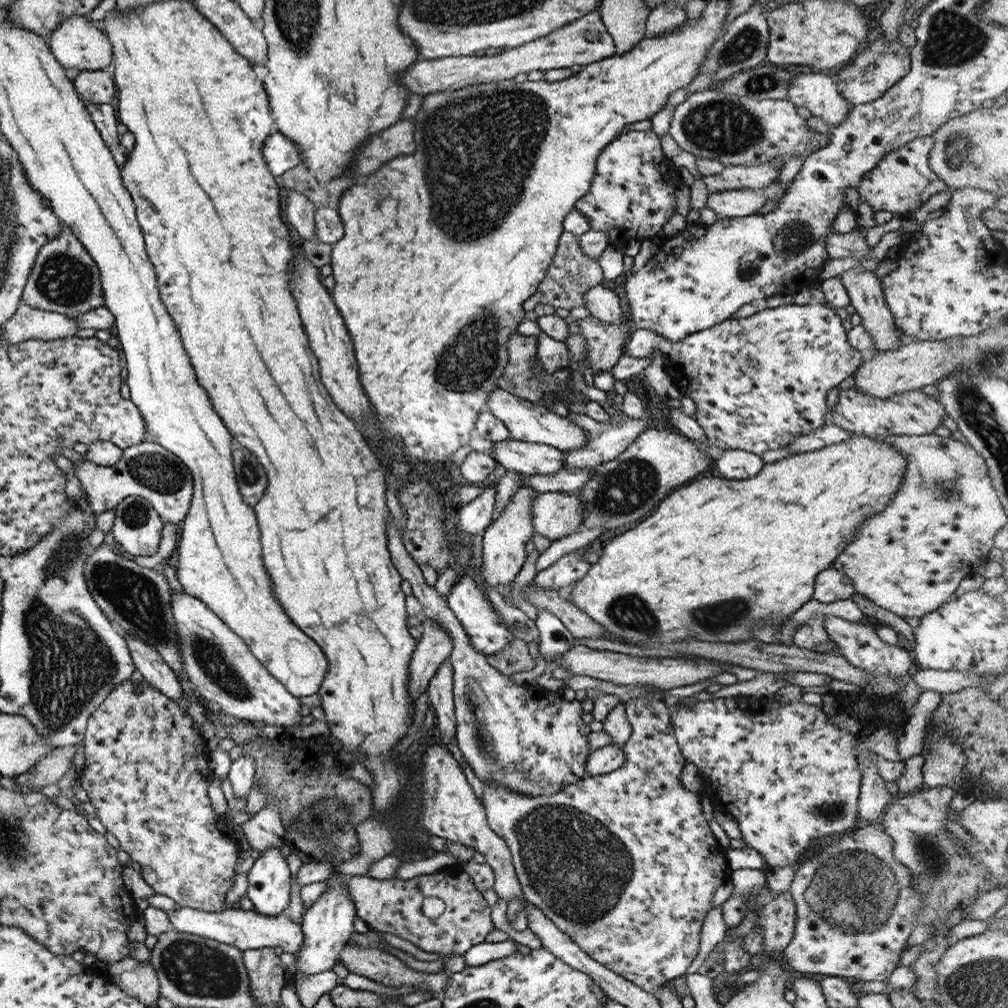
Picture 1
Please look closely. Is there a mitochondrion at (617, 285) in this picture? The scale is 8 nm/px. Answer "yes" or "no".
no

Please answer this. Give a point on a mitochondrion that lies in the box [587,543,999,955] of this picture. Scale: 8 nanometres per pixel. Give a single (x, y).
(855, 891)

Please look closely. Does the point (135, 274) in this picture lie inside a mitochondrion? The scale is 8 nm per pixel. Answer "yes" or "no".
no

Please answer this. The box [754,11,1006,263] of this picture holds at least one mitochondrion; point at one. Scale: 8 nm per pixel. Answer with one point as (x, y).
(960, 149)

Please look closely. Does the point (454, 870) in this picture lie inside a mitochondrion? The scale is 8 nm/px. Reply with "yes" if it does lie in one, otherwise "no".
no

